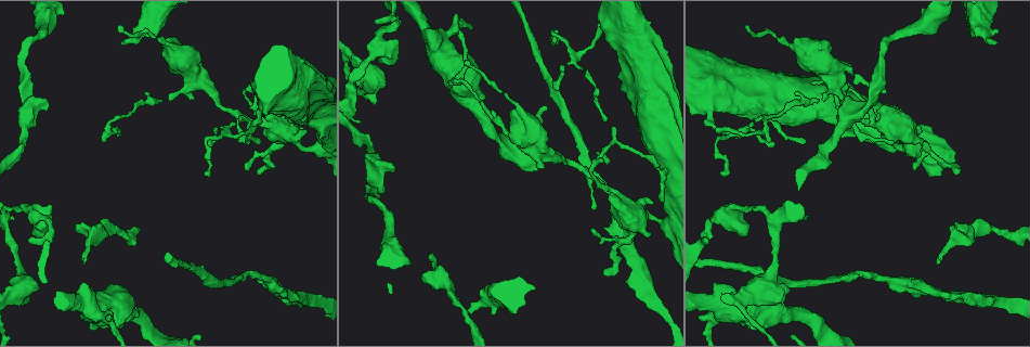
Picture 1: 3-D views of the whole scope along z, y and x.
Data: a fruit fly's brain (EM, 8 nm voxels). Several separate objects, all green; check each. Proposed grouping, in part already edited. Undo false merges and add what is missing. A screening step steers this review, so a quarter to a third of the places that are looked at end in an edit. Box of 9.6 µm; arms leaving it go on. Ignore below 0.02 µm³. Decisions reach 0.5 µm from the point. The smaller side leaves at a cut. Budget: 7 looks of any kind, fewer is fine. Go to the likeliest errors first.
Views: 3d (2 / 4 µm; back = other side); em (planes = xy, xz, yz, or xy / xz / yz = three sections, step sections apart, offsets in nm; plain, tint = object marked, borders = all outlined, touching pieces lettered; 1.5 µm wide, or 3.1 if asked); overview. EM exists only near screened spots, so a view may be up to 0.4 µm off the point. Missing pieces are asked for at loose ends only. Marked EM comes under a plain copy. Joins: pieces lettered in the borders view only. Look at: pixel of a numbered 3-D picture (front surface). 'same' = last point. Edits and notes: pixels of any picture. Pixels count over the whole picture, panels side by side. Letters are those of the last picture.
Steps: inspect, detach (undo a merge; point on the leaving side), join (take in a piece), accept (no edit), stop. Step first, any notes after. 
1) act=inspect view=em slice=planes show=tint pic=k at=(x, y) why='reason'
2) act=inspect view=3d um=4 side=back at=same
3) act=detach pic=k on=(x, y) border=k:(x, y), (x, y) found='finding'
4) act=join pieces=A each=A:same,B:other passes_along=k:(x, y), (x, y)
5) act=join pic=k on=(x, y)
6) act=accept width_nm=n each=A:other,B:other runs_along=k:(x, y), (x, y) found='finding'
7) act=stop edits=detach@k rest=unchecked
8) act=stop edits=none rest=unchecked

act=inspect view=3d um=2 pic=1 at=(938, 262) why='branch stops here'

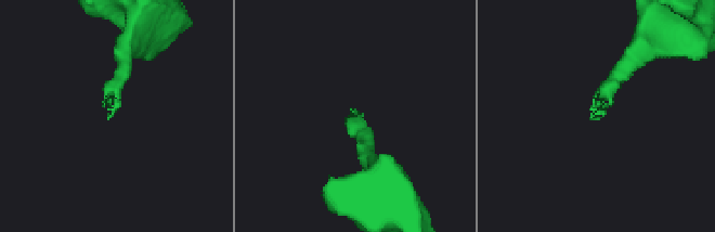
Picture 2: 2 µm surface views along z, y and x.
act=inspect view=em slice=planes show=borders pic=2 at=(350, 111) why='shape alone is not enough'

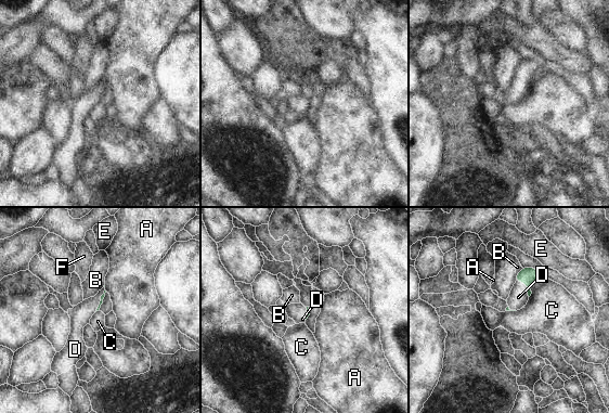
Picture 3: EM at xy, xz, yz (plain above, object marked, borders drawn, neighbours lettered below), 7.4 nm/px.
act=join pieces=D each=A:other,B:other,C:other,D:same,E:other,F:other passes_along=3:(527, 275), (527, 286), (518, 297) found='the neuron continues'

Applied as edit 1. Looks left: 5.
act=inspect view=overview why='see it whole again'

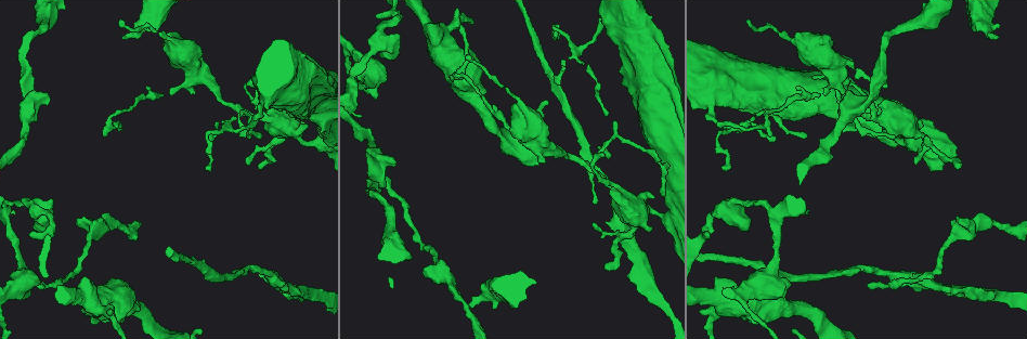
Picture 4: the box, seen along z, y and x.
act=inspect view=em slice=planes show=borders pic=4 at=(120, 19) why='an open end'

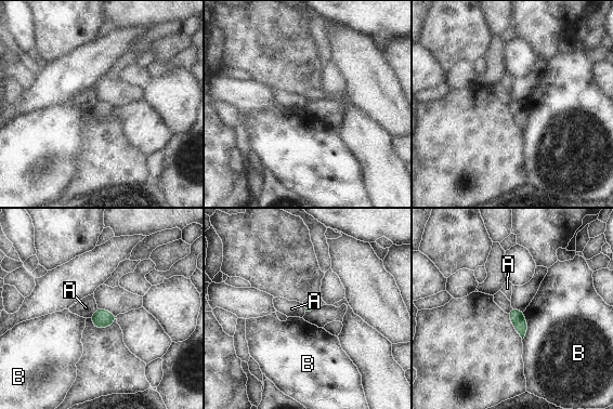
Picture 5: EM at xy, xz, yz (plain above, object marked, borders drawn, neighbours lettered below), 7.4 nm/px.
act=accept each=A:other,B:other border=5:(98, 308), (90, 317) found='none of them fits'

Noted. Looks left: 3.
act=inspect view=em slice=xy step=4 show=tint pic=4 at=(767, 126) why='sharp bend'

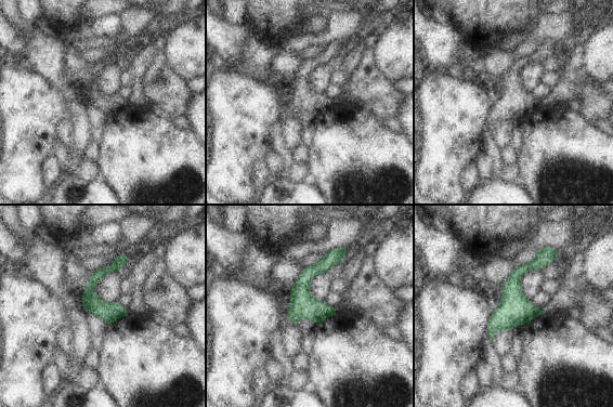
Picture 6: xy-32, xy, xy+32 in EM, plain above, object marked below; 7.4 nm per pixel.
act=inspect view=em slice=planes show=borders at=same why='another direction'

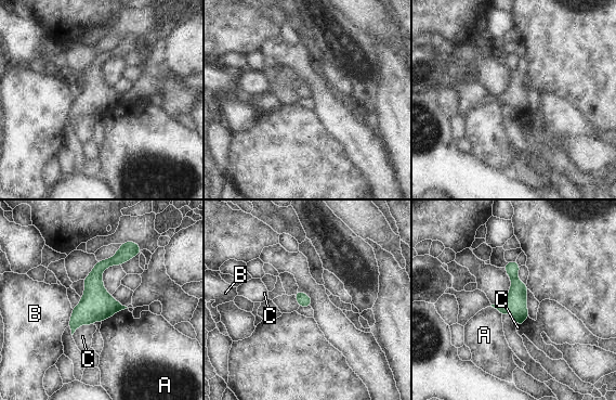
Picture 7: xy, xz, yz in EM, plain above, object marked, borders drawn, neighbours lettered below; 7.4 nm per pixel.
act=accept width_nm=180 longest_contact=A:240nm each=A:other,B:other,C:other found='continuous, no second neuron'

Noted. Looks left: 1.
act=stop edits=join@3 rest=unchecked

